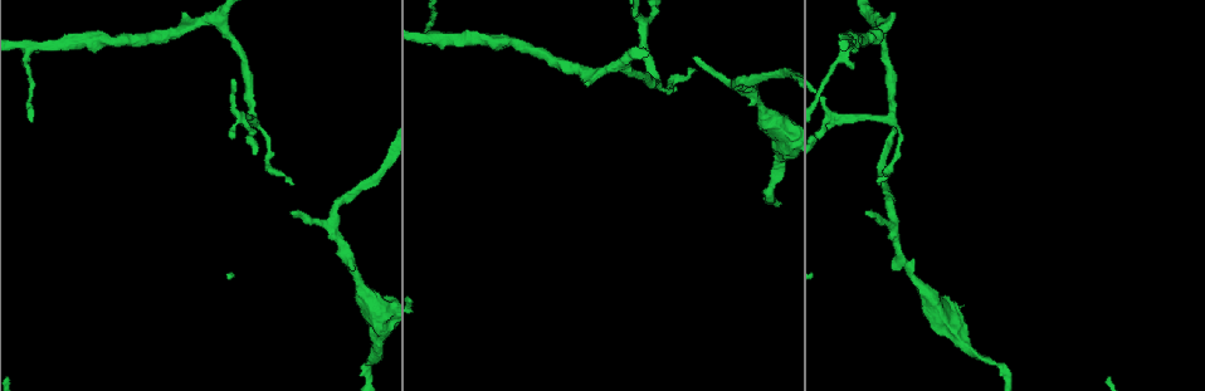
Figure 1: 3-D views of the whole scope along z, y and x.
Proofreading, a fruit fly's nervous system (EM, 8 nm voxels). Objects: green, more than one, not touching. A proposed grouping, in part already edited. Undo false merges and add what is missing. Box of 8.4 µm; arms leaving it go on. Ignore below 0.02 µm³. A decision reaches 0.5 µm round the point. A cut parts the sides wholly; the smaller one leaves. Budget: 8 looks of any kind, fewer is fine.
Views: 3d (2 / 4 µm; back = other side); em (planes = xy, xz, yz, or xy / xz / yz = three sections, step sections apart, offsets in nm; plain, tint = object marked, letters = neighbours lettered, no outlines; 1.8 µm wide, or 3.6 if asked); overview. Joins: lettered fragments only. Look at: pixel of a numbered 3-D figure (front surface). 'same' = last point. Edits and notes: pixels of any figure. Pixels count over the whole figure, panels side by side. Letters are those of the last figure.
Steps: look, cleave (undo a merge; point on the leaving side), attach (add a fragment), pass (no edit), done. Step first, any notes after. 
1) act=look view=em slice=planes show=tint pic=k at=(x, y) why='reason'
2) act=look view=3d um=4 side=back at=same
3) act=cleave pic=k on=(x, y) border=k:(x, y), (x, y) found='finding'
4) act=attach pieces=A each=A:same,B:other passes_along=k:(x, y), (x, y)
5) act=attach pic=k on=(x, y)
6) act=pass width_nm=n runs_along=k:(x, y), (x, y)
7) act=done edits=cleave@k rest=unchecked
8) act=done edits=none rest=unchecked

act=look view=em slice=planes show=tint pic=1 at=(943, 320) why='sudden change in width'

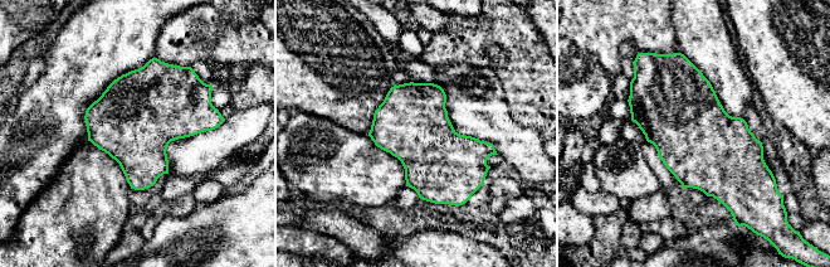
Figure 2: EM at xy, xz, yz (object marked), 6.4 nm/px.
act=look view=em slice=planes show=letters at=same why='see the neighbours'

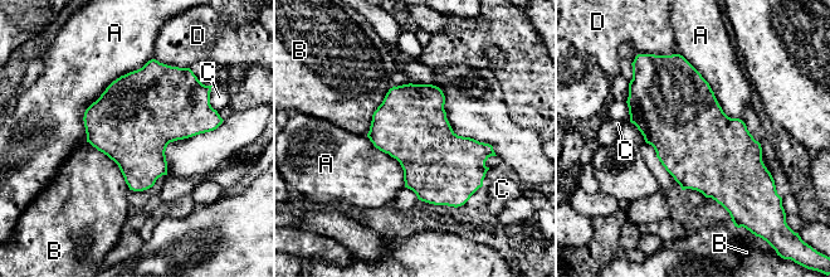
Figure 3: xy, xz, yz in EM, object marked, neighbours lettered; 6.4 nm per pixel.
act=pass longest_contact=A:700nm each=A:other,B:other,C:other,D:other border=3:(151, 58), (86, 110), (86, 141) found='one neuron here'

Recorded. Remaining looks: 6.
act=look view=3d um=4 side=back pic=1 at=(880, 184) why='free end'

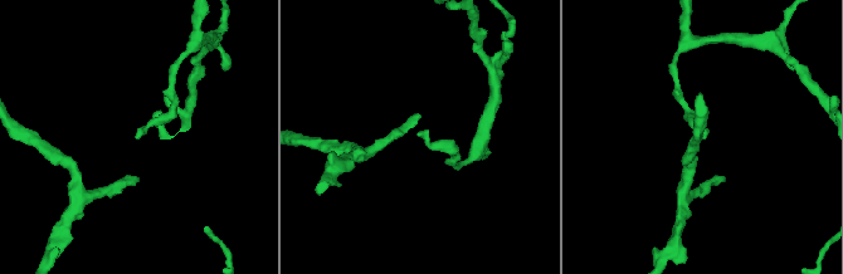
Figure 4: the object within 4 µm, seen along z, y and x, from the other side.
act=look view=em slice=planes show=letters pic=4 at=(702, 137)

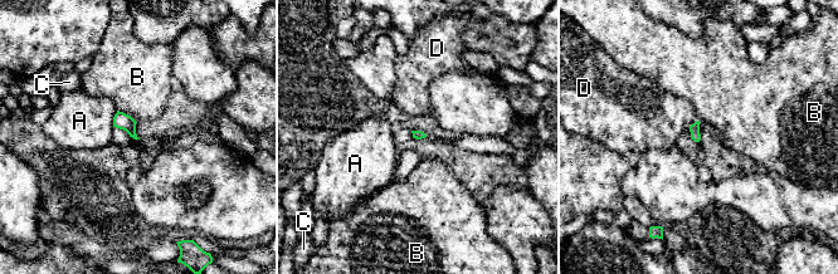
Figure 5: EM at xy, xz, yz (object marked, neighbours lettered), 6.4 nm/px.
act=pass each=A:other,B:other,C:other,D:other border=5:(697, 120), (688, 126) found='no lettered fragment goes on from it'

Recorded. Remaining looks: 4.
act=look view=3d um=4 pic=1 at=(849, 49) why='thick turns thin'

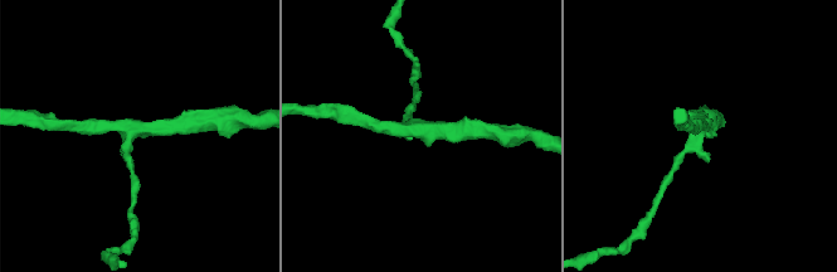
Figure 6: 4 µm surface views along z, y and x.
act=look view=em slice=planes show=letters pic=6 at=(701, 134)

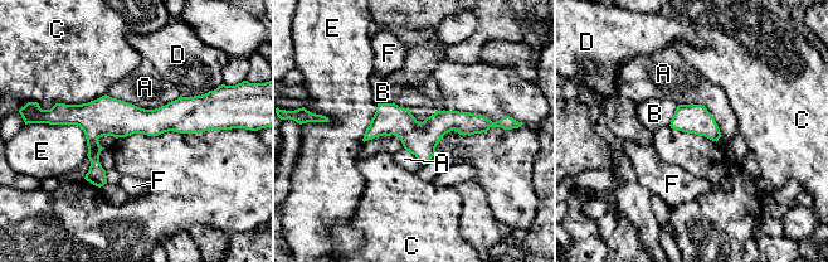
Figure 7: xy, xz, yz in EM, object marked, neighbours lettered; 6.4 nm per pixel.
act=pass width_nm=190 each=A:other,B:other,C:other,D:other,E:other,F:other runs_along=7:(58, 117), (198, 120), (208, 125) found='all the same neuron'

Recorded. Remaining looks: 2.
act=done edits=none rest=unchecked

